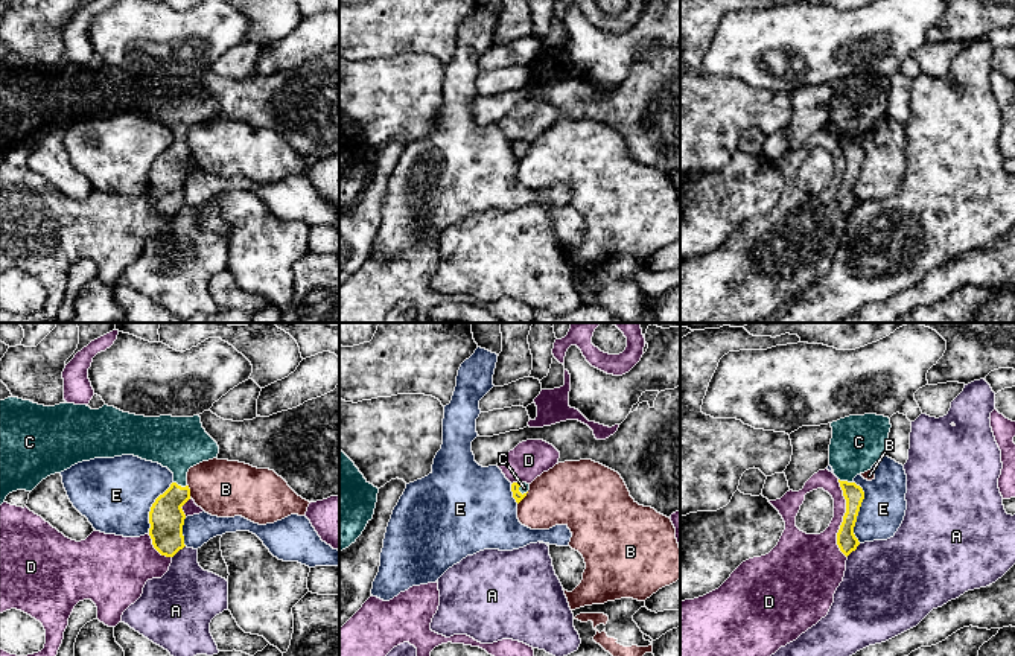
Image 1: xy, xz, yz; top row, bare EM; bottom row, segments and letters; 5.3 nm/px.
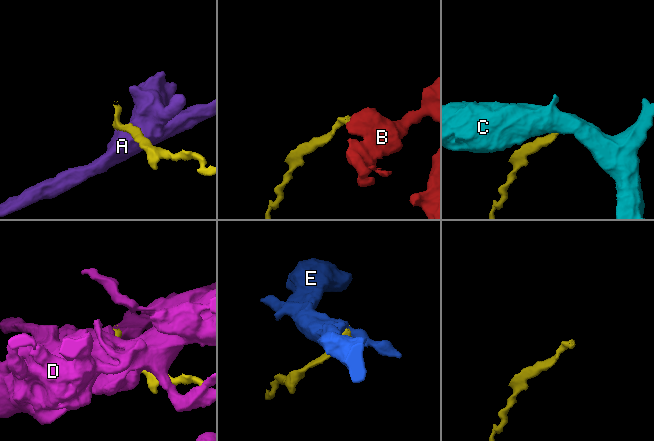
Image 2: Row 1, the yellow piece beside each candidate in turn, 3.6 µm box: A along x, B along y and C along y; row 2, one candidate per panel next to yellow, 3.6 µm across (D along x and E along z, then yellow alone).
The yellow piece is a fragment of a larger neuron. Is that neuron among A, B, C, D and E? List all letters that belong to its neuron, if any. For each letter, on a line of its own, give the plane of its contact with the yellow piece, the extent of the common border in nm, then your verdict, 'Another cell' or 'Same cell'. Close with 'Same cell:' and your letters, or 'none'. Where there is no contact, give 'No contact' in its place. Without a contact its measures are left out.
A: Touches yellow in yz. Shared border 100 nm. Another cell
B: Touches yellow in xy. Shared border 70 nm. Another cell
C: Touches yellow in xy. Shared border 80 nm. Same cell
D: Touches yellow in yz. Shared border 420 nm. Another cell
E: Touches yellow in yz. Shared border 340 nm. Another cell
Same cell: C

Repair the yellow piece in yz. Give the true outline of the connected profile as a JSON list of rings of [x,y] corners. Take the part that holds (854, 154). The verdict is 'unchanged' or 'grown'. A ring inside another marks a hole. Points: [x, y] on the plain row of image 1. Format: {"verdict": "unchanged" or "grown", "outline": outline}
{"verdict": "grown", "outline": [[[877,73],[849,75],[831,82],[829,125],[846,158],[846,172],[837,192],[837,204],[848,216],[860,204],[854,193],[864,151],[854,137],[886,116],[890,78]]]}

